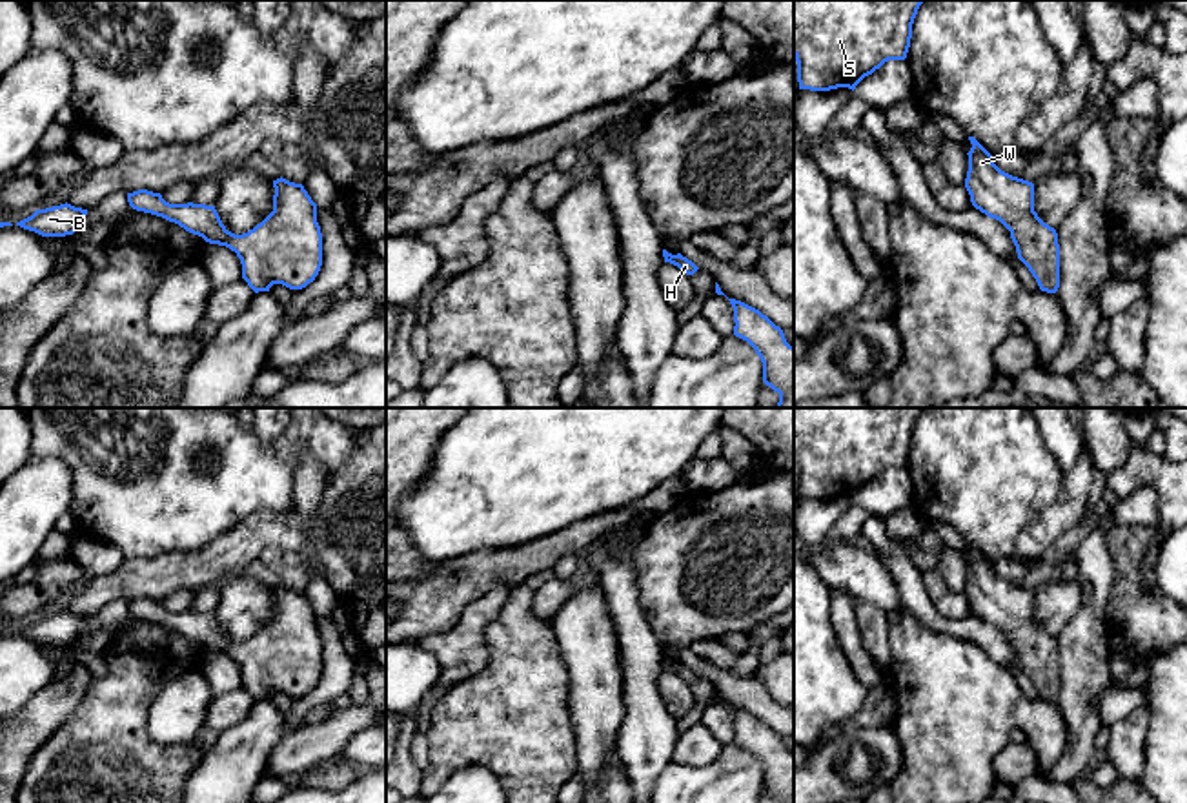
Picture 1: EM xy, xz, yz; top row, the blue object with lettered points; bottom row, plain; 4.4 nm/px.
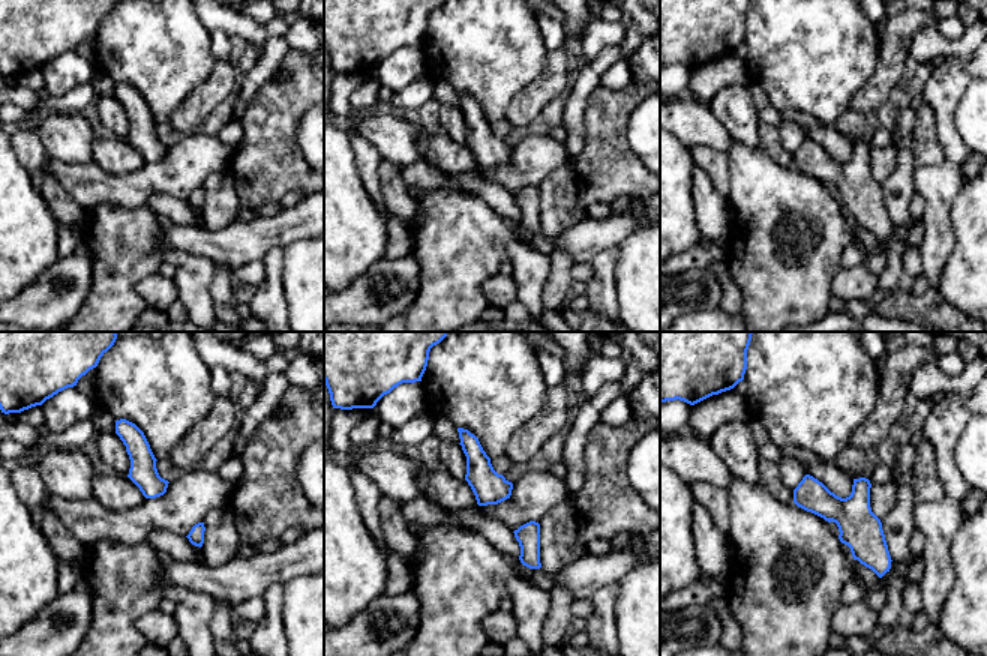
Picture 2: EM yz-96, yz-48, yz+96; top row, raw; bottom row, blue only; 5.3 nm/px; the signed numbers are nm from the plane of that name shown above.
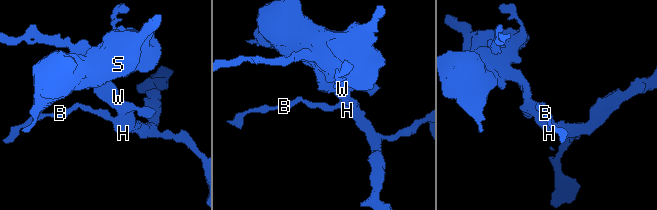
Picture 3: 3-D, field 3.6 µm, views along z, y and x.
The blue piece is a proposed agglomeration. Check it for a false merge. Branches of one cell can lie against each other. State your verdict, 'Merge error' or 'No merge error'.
No merge error

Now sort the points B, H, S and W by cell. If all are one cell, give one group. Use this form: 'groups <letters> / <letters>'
groups B H S W

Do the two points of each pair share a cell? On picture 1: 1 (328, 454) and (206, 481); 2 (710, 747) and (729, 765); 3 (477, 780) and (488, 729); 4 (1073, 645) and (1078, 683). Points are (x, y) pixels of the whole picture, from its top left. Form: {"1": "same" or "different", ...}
{"1": "same", "2": "different", "3": "different", "4": "same"}

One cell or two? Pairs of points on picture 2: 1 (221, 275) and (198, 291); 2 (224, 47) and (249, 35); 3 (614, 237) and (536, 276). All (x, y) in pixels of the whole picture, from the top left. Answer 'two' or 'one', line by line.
1: two
2: two
3: two

